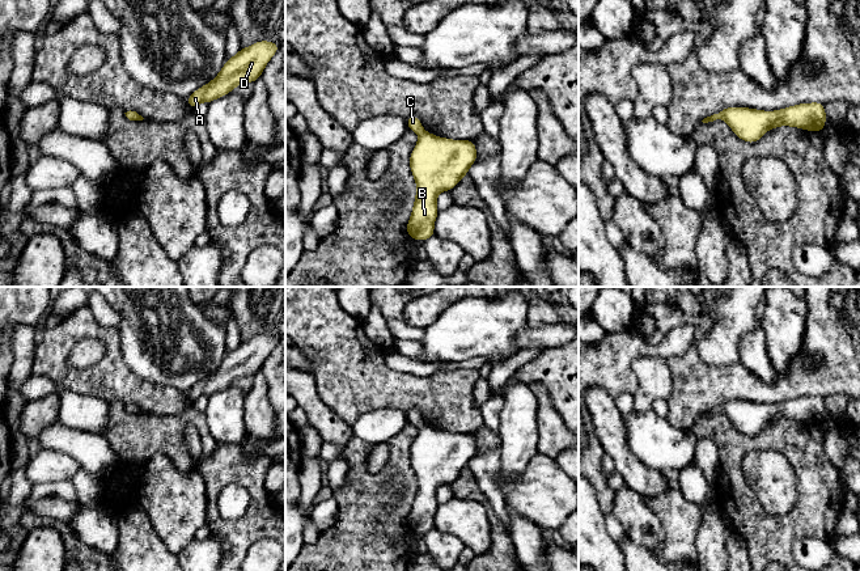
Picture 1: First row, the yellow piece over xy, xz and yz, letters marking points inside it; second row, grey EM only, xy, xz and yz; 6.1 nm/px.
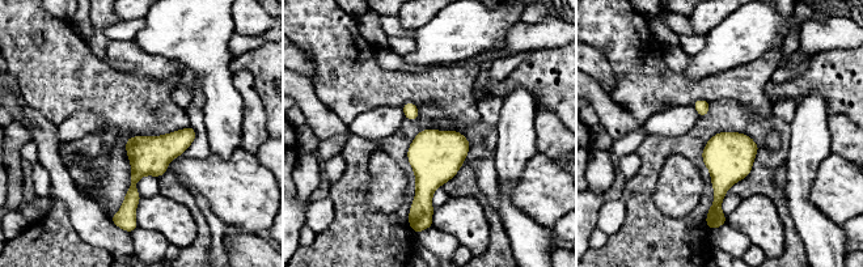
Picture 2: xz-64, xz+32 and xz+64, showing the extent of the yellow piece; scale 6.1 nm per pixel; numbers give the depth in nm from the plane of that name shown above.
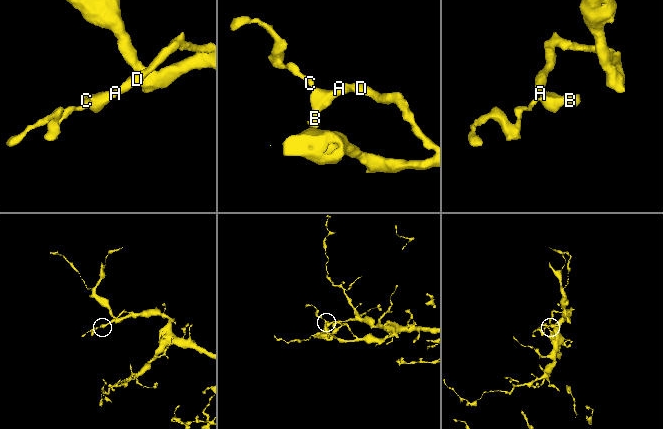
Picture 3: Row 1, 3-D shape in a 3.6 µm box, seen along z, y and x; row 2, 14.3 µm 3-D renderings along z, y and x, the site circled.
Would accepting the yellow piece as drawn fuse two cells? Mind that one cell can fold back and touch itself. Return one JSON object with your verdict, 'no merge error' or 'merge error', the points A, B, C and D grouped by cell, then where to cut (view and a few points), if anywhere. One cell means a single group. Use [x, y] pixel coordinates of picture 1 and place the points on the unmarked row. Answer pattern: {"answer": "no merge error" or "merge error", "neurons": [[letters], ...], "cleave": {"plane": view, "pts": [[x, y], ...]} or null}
{"answer": "no merge error", "neurons": [["A", "B", "C", "D"]], "cleave": null}

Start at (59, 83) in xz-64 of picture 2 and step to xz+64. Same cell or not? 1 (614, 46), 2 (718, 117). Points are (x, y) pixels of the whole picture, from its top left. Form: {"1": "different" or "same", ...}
{"1": "same", "2": "different"}

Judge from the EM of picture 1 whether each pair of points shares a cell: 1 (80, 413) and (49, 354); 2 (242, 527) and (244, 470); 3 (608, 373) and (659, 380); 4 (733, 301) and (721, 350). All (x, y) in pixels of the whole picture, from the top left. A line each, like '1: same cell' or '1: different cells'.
1: different cells
2: same cell
3: different cells
4: same cell

